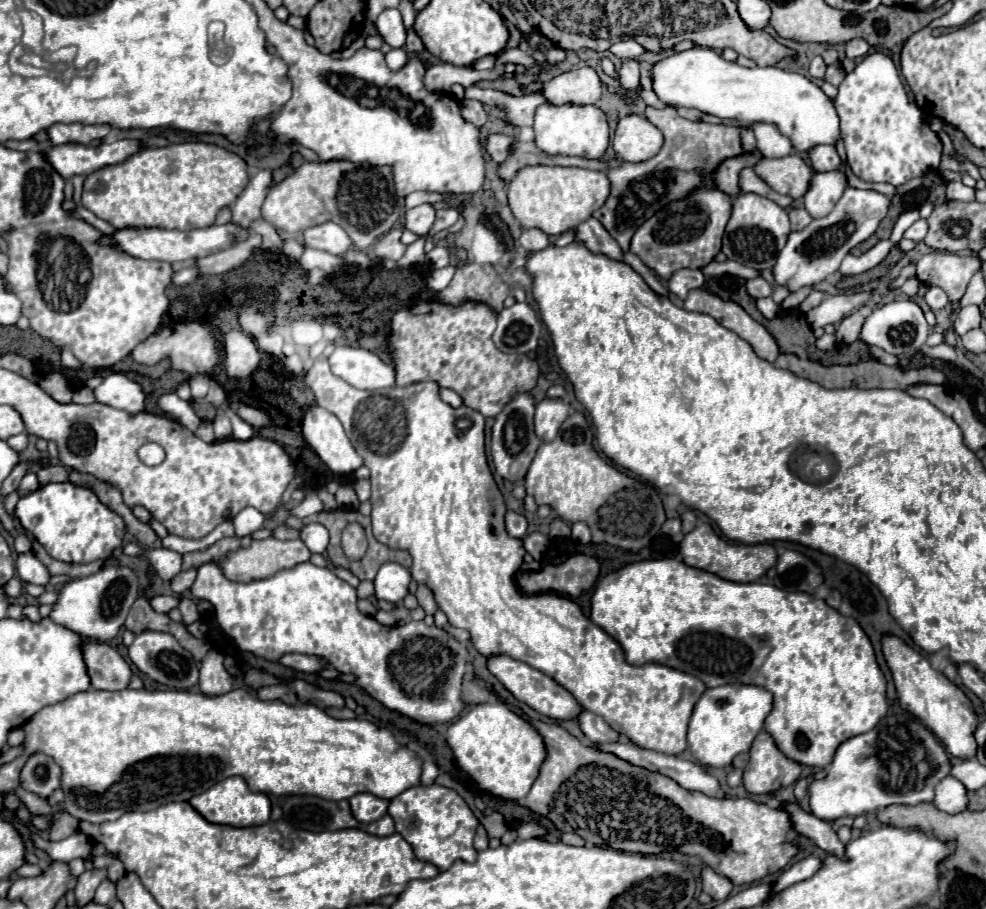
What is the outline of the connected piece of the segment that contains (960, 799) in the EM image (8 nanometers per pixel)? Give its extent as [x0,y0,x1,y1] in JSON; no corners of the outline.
[934,776,968,814]

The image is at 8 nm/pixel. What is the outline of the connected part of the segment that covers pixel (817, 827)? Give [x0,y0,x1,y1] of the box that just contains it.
[782,804,844,856]

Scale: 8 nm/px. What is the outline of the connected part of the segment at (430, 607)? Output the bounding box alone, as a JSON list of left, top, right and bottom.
[416,586,438,614]

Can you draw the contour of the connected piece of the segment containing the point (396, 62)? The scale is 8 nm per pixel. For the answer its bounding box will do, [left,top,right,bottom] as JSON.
[386,48,408,70]

